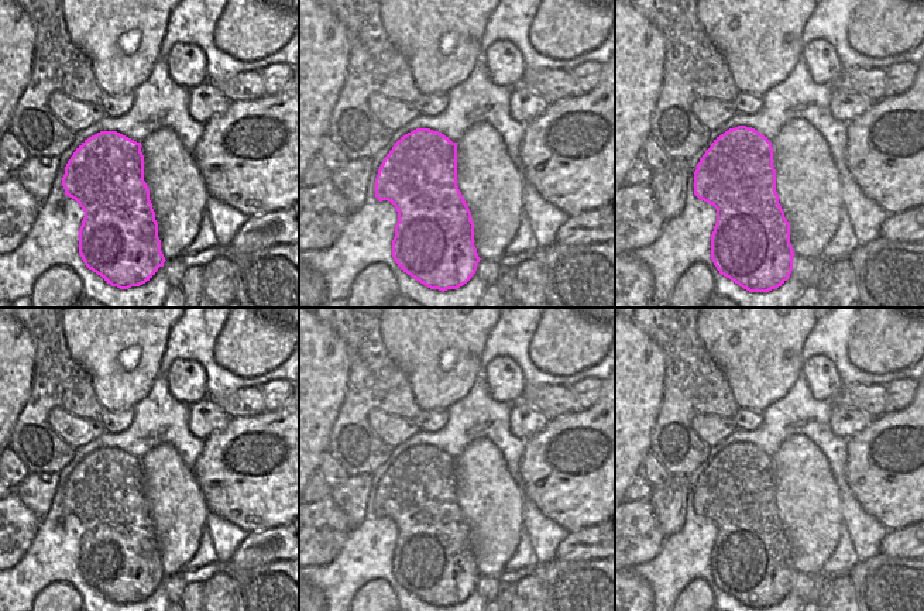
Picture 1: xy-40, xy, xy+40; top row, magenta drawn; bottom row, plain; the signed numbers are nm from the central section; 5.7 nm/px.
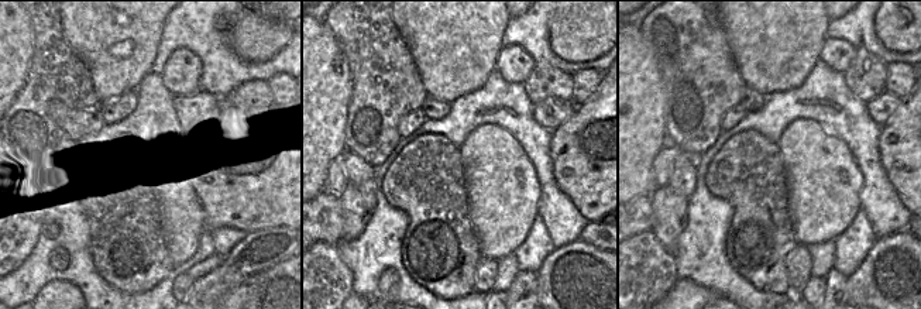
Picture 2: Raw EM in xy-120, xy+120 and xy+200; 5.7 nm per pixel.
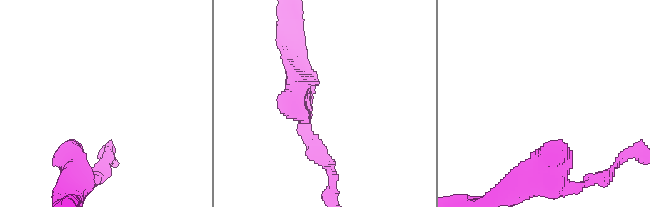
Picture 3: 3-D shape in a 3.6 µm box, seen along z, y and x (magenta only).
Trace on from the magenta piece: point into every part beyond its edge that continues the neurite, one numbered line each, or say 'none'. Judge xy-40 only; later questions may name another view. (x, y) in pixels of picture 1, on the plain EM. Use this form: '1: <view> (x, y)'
none

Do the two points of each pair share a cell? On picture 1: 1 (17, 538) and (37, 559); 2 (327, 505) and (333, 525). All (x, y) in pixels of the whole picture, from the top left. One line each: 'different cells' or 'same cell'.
1: different cells
2: same cell

